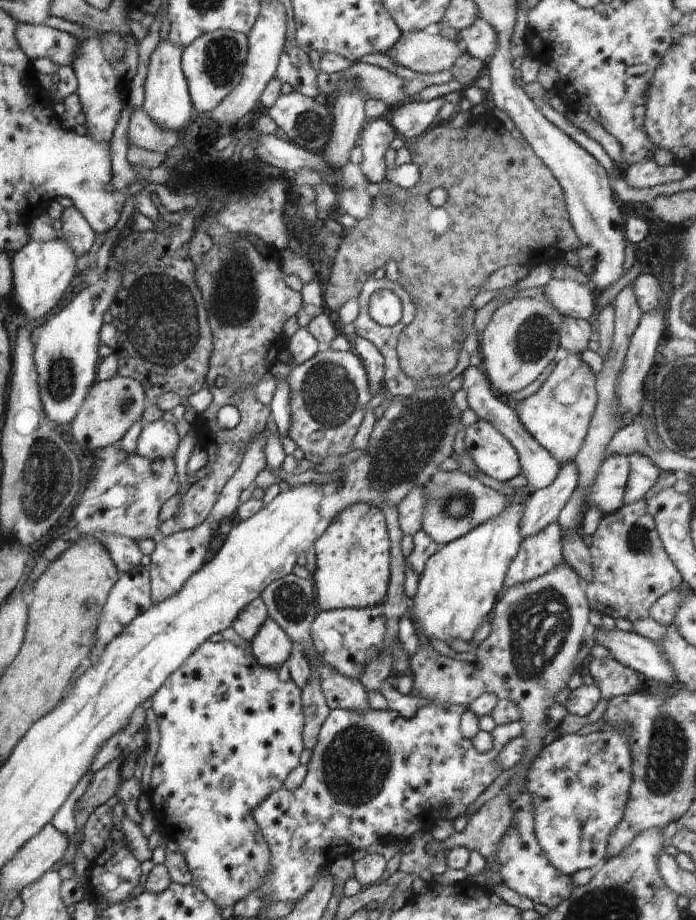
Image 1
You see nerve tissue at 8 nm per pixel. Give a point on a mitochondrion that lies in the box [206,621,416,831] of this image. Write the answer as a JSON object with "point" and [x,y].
{"point":[356,763]}

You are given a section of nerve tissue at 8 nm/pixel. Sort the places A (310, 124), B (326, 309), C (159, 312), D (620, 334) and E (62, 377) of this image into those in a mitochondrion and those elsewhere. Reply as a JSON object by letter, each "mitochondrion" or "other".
{"A":"mitochondrion","B":"other","C":"mitochondrion","D":"other","E":"mitochondrion"}

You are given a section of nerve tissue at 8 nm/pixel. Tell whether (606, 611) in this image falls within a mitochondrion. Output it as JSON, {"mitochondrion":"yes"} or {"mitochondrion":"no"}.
{"mitochondrion":"no"}

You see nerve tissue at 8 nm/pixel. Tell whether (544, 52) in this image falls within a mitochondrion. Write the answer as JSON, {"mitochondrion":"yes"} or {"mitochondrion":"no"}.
{"mitochondrion":"no"}

